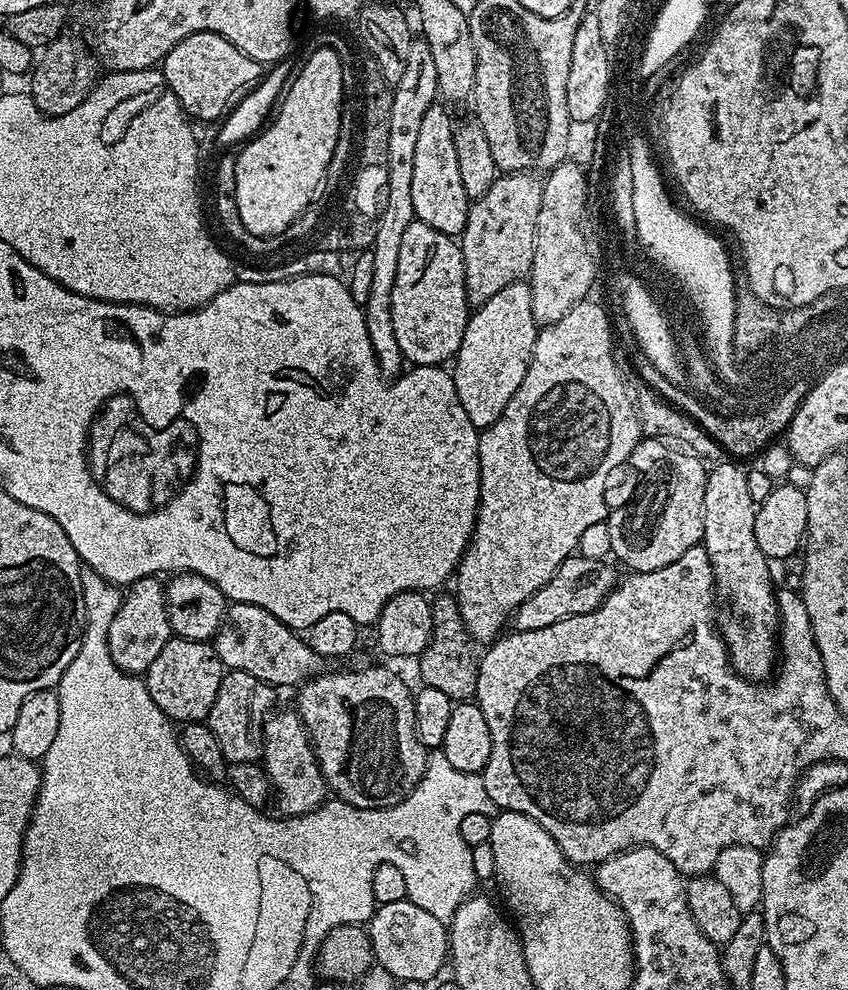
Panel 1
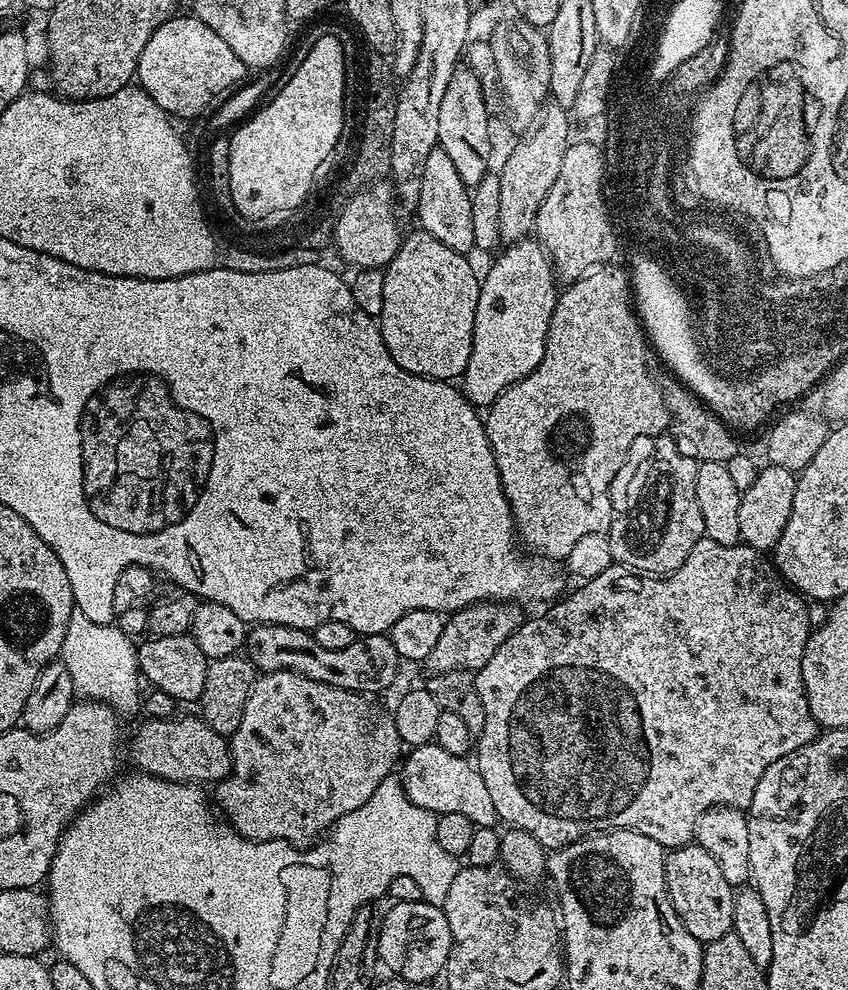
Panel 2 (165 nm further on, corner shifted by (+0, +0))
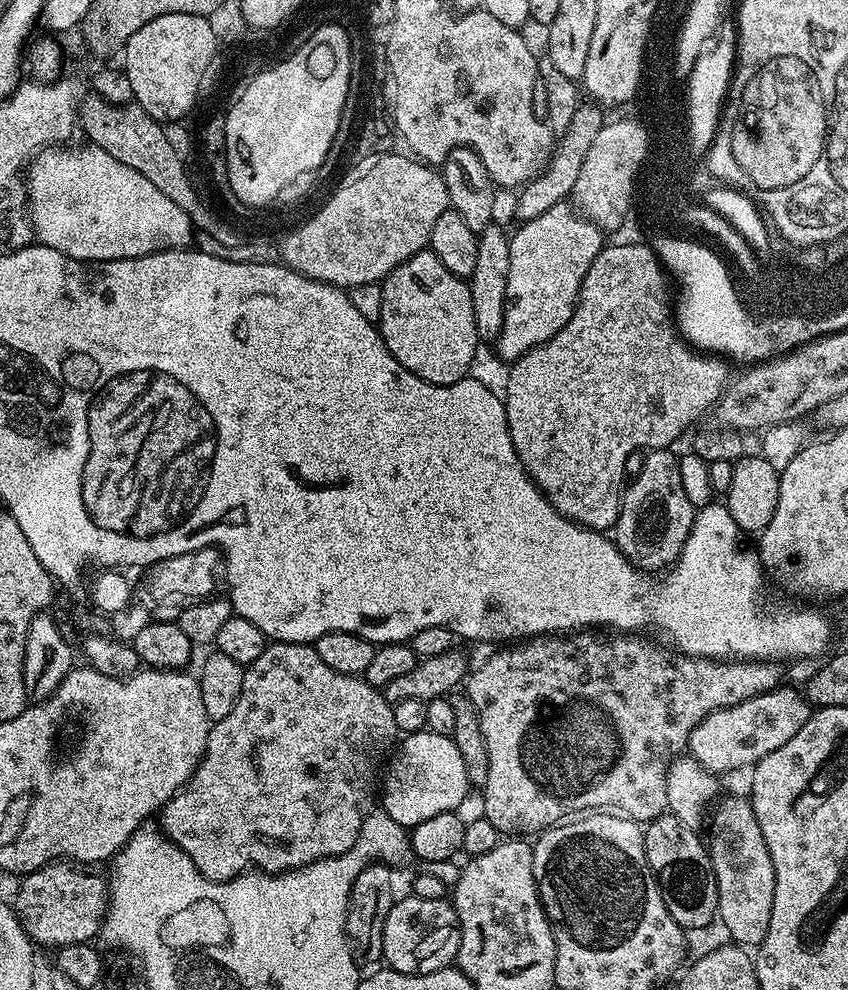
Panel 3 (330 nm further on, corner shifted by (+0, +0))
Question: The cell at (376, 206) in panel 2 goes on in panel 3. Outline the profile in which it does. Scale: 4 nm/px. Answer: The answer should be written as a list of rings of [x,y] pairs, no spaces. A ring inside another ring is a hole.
[[[408,154],[394,155],[377,156],[359,173],[352,188],[344,188],[344,192],[340,192],[340,196],[336,196],[328,208],[323,208],[324,212],[315,209],[320,216],[313,211],[305,224],[286,233],[284,241],[278,244],[279,259],[306,278],[347,290],[383,281],[397,266],[406,262],[406,258],[425,251],[434,222],[438,222],[438,218],[442,218],[442,214],[450,208],[446,182],[435,167]]]

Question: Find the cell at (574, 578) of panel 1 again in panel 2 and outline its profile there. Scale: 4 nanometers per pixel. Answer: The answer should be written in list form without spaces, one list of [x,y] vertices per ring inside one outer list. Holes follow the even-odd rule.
[[[484,600],[451,613],[442,626],[442,635],[434,650],[430,650],[426,661],[429,673],[454,672],[457,670],[478,670],[494,658],[494,650],[514,634],[524,623],[525,613],[520,613],[521,605],[516,602]]]

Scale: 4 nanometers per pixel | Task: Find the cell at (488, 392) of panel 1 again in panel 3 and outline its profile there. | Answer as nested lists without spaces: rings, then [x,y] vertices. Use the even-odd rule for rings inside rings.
[[[571,203],[550,206],[546,214],[538,214],[538,218],[523,221],[520,229],[510,236],[510,278],[506,278],[506,306],[504,317],[500,323],[494,341],[496,352],[507,362],[515,362],[530,350],[545,344],[566,322],[570,322],[576,302],[580,298],[580,287],[586,278],[586,270],[598,258],[598,254],[606,247],[606,237],[597,224],[591,224],[584,216],[578,214]]]

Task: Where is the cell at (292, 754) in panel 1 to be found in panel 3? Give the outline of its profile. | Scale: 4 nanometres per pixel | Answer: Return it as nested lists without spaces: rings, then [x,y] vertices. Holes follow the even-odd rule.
[[[269,643],[264,652],[258,654],[256,661],[245,667],[242,694],[238,694],[234,710],[230,710],[226,718],[215,721],[209,727],[204,757],[192,777],[176,791],[176,797],[164,805],[158,816],[159,827],[168,839],[174,841],[183,852],[190,854],[194,866],[198,866],[198,870],[207,880],[233,880],[249,866],[273,874],[291,872],[294,868],[304,868],[316,860],[346,854],[352,849],[354,842],[358,842],[358,834],[362,830],[364,819],[373,811],[372,799],[375,796],[377,799],[378,796],[378,777],[397,736],[394,710],[381,689],[359,676],[338,674],[338,670],[330,670],[330,666],[326,666],[326,662],[318,658],[312,644]]]

